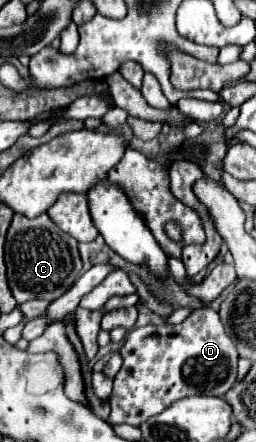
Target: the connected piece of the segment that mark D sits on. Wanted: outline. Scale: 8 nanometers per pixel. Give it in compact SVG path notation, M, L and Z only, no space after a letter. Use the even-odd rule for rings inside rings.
M199 308L191 312L181 324L177 326L143 326L135 328L125 336L123 348L123 368L115 376L113 382L113 392L111 392L111 414L109 422L111 424L131 424L131 426L141 426L147 418L161 414L167 410L173 402L195 396L195 394L205 394L205 396L225 396L225 392L235 384L237 380L237 350L231 338L225 334L223 324L219 320L219 314L213 308Z

